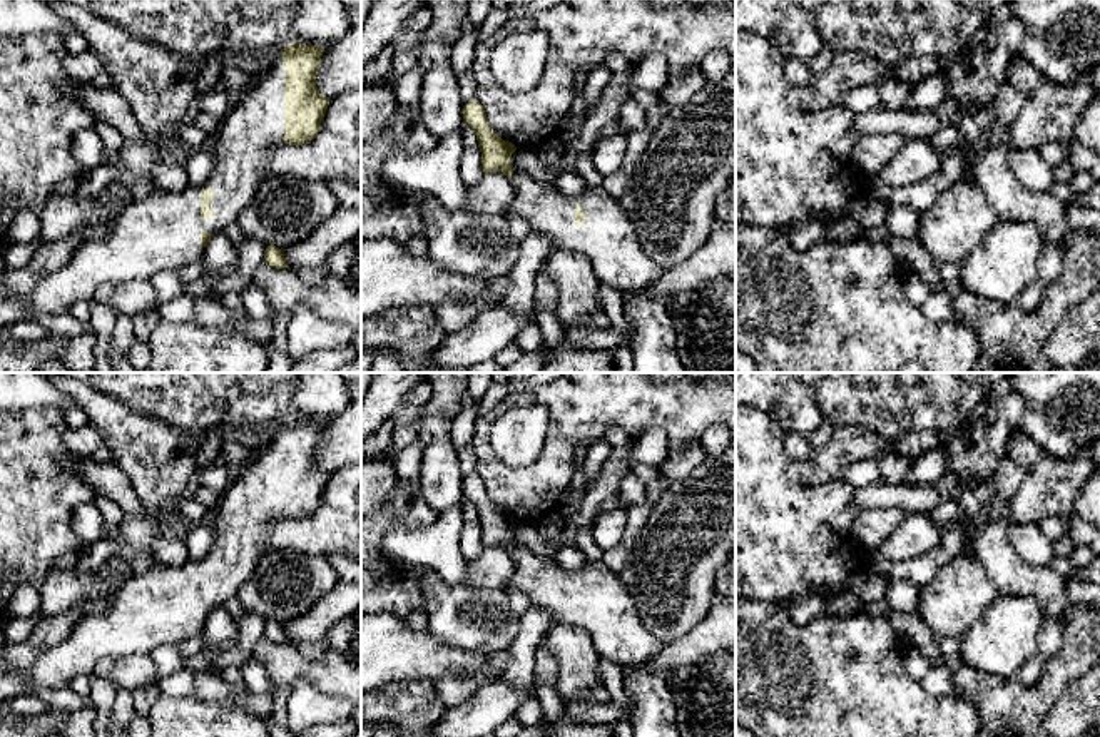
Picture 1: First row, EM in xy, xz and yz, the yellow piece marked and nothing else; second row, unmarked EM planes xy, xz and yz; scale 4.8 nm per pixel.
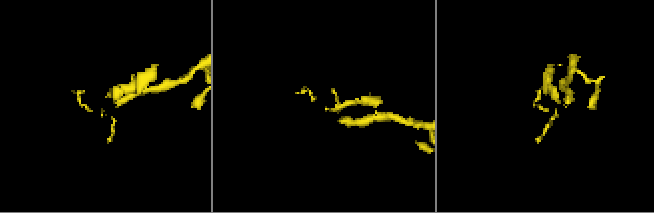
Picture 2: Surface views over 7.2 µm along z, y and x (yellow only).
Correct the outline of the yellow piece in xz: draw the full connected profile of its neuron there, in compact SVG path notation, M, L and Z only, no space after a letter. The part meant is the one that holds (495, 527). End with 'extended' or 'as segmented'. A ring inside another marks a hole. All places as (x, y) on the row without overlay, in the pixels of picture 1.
M476 473L463 480L463 496L476 510L483 546L503 546L513 560L513 575L503 588L507 593L522 592L528 597L530 605L545 610L553 623L585 630L592 637L598 657L624 668L649 662L662 652L664 645L644 627L632 595L620 583L615 572L592 562L578 570L565 570L555 558L547 558L530 548L513 545L510 536L517 521L493 506L485 483Z; extended

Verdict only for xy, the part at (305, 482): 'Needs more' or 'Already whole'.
Needs more

